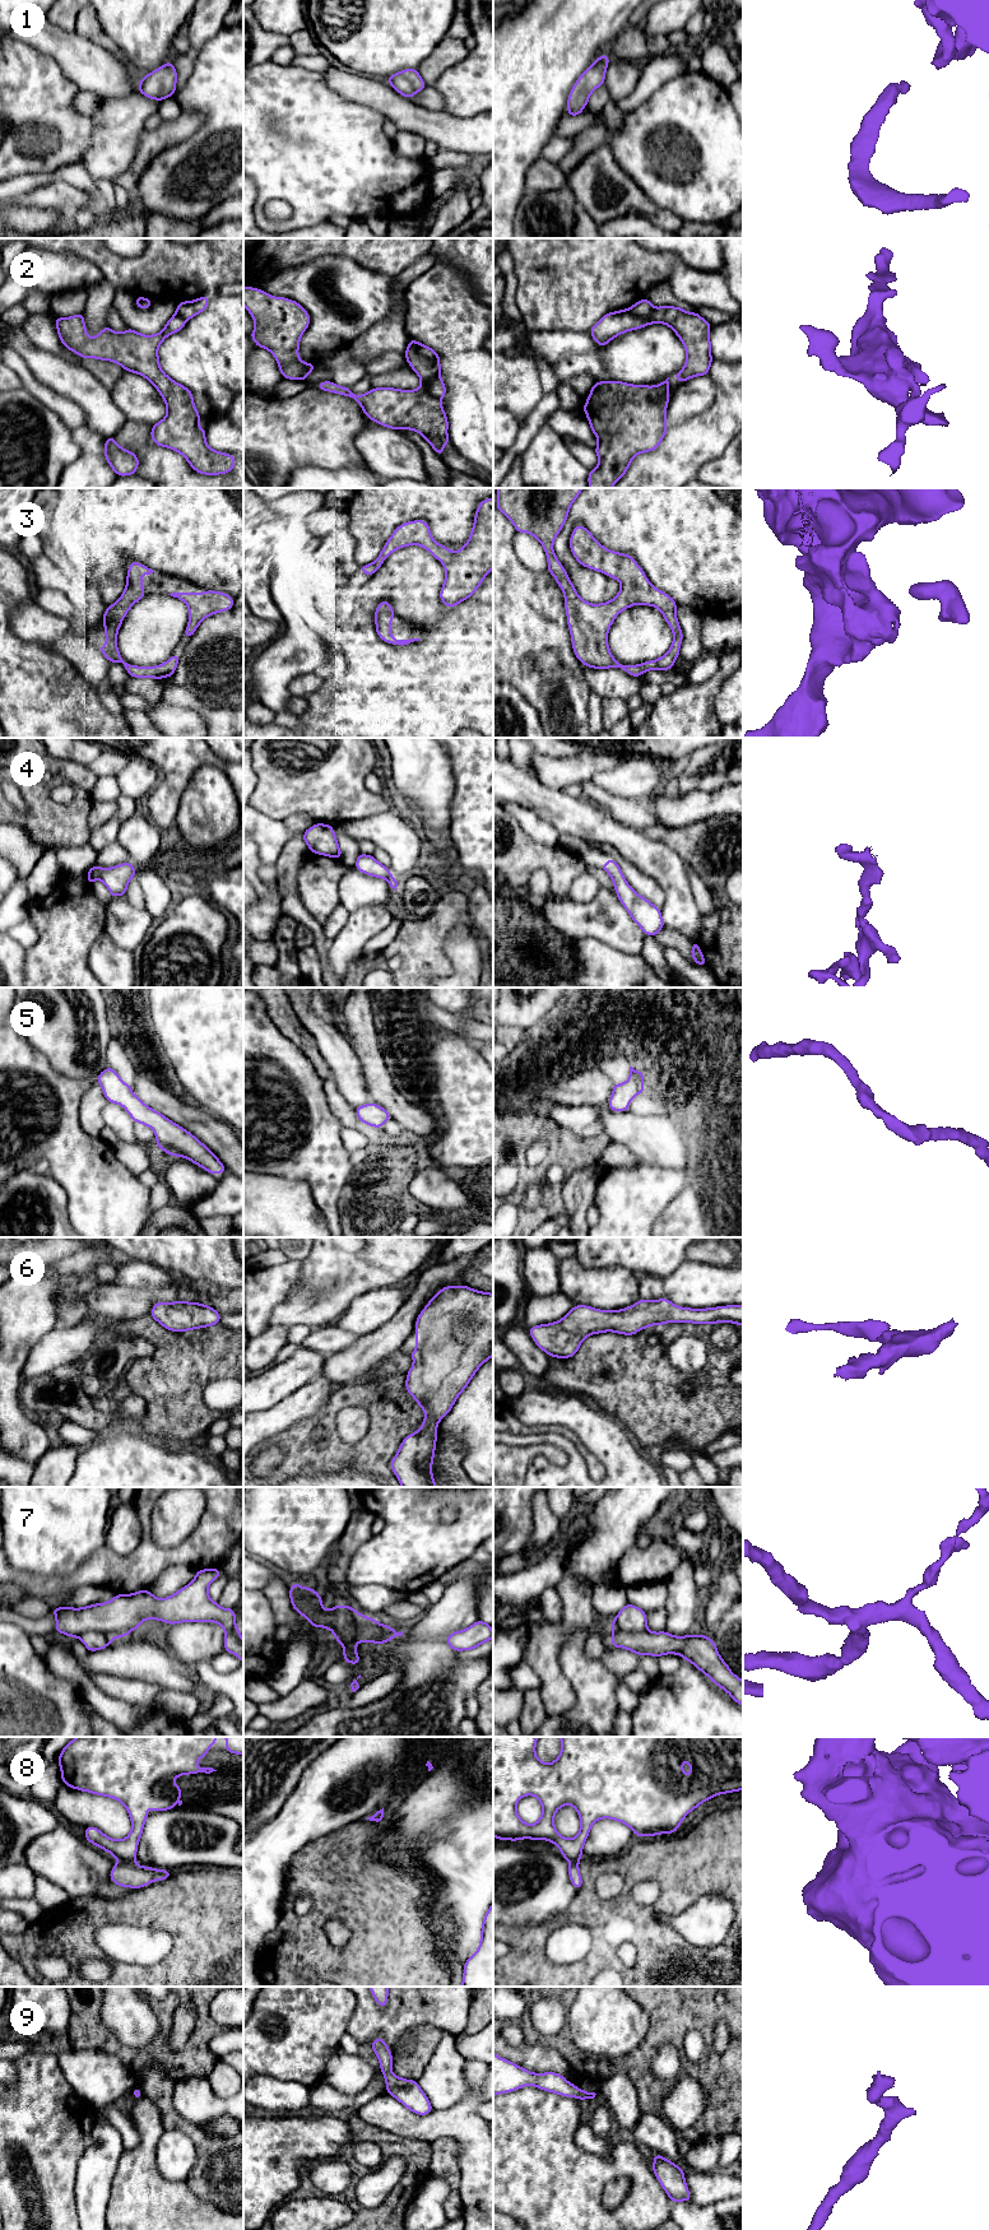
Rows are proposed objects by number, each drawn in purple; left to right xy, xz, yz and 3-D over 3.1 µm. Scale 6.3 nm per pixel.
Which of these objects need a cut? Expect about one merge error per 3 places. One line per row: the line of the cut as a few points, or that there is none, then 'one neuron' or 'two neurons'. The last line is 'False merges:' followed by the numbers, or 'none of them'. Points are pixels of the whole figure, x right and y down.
1: no cut; one neuron
2: cut in xz along (439, 374), (430, 385), (430, 393), (437, 399); two neurons
3: no cut; one neuron
4: no cut; one neuron
5: no cut; one neuron
6: no cut; one neuron
7: cut in xy along (78, 1636), (88, 1631), (101, 1631), (112, 1639); two neurons
8: cut in xy along (119, 1859), (133, 1862); two neurons
9: no cut; one neuron
False merges: 2, 7, 8

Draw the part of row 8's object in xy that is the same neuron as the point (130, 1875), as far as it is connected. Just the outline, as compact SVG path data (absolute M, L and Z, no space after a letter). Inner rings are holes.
M119 1860L110 1872L110 1880L122 1887L140 1888L153 1881L163 1881L171 1874L172 1872L167 1869L141 1867L135 1862Z

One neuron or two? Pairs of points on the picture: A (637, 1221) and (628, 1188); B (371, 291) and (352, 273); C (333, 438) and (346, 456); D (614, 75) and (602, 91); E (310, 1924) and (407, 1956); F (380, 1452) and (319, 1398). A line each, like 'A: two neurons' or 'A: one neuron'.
A: one neuron
B: one neuron
C: one neuron
D: two neurons
E: one neuron
F: two neurons

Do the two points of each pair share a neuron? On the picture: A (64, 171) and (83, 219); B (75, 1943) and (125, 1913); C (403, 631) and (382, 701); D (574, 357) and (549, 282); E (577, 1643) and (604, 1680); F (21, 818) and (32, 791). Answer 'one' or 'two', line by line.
A: two
B: one
C: two
D: two
E: one
F: one

